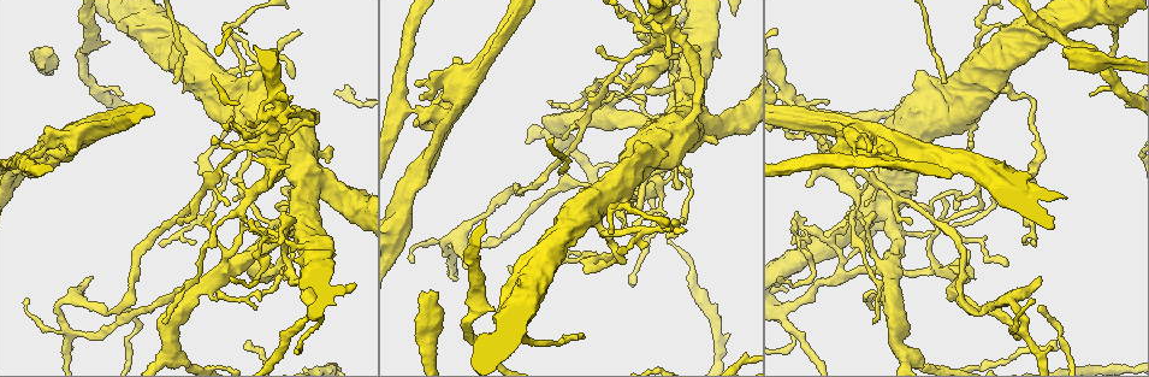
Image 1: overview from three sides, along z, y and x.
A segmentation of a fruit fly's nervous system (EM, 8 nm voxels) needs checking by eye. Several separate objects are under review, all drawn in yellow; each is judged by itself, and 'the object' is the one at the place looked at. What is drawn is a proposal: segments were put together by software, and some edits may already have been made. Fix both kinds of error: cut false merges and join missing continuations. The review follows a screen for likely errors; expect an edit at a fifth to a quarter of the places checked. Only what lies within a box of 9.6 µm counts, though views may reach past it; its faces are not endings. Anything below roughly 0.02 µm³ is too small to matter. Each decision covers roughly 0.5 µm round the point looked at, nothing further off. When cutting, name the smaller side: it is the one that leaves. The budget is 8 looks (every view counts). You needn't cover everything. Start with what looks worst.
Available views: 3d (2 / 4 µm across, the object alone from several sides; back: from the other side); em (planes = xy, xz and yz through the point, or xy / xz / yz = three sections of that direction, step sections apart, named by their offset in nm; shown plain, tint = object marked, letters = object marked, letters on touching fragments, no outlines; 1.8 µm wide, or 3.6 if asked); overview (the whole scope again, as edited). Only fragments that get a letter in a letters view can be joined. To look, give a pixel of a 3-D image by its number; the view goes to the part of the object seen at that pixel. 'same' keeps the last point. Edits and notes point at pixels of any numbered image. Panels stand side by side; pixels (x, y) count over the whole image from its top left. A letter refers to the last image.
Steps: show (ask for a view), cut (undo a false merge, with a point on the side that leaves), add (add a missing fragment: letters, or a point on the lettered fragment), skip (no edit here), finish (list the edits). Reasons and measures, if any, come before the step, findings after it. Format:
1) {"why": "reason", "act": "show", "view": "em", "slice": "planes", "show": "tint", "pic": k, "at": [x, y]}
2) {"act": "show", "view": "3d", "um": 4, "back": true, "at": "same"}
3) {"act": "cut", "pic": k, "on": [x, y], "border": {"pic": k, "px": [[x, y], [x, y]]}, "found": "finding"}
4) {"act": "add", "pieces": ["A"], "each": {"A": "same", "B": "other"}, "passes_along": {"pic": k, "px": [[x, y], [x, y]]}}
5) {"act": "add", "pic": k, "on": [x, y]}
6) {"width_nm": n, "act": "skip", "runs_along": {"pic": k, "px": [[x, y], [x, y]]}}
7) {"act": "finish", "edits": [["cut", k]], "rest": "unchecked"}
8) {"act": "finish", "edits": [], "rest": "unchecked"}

{"why": "an open end", "act": "show", "view": "em", "slice": "xz", "step": 8, "show": "letters", "pic": 1, "at": [424, 291]}

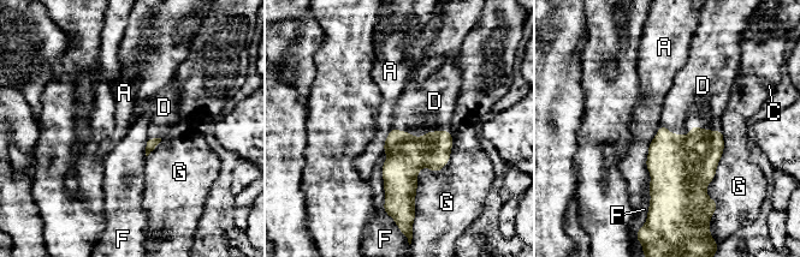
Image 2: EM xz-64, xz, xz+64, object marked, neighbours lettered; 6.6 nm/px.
{"act": "add", "pieces": ["D"], "each": {"A": "other", "C": "other", "D": "same", "F": "other", "G": "other"}, "passes_along": {"pic": 2, "px": [[681, 167], [673, 133], [685, 99]]}, "found": "it goes on there"}

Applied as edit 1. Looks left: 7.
{"act": "show", "view": "overview"}

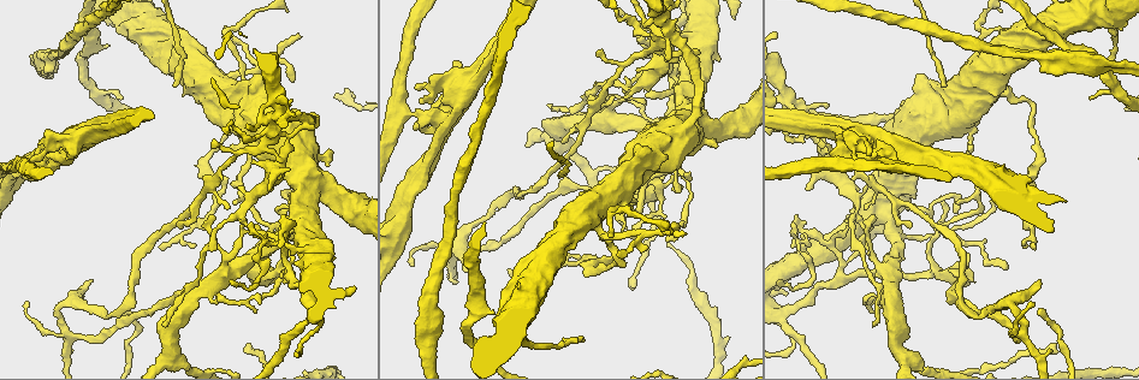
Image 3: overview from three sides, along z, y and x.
{"why": "side arm on a straight run", "act": "show", "view": "em", "slice": "xy", "step": 16, "show": "tint", "pic": 3, "at": [933, 165]}

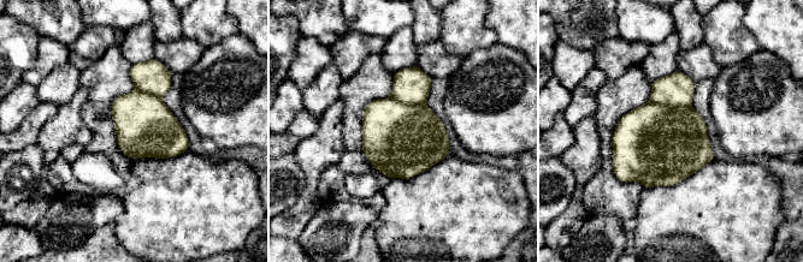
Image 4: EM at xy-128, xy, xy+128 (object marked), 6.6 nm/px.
{"act": "show", "view": "em", "slice": "planes", "show": "letters", "at": "same"}

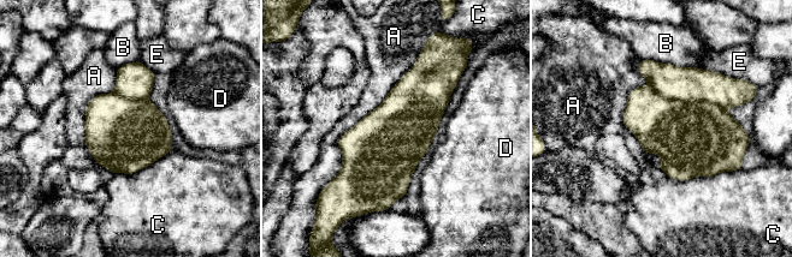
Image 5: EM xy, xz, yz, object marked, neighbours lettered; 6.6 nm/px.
{"width_nm": 480, "act": "cut", "pic": 5, "on": [690, 84], "each": {"A": "other", "B": "other", "C": "other", "D": "other", "E": "other"}, "found": "a second neuron is stuck on"}

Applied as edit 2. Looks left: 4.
{"act": "show", "view": "overview"}

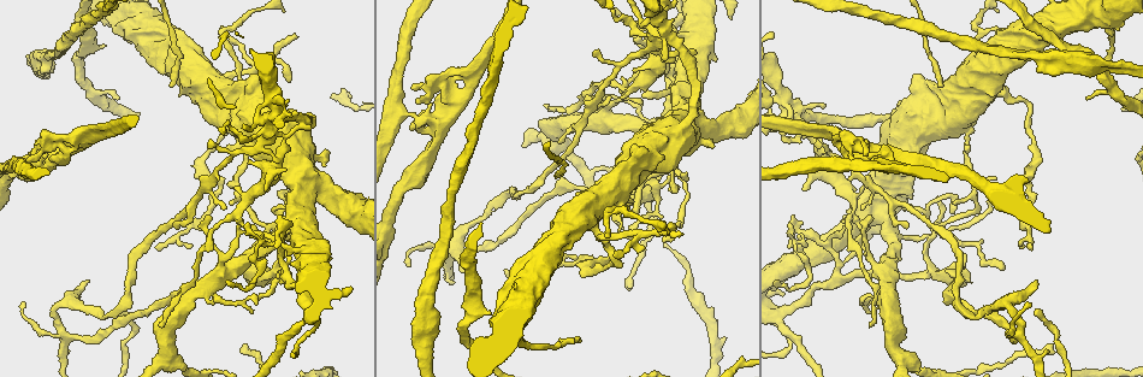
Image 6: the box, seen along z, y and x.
{"why": "thick turns thin", "act": "show", "view": "3d", "um": 4, "pic": 6, "at": [952, 125]}

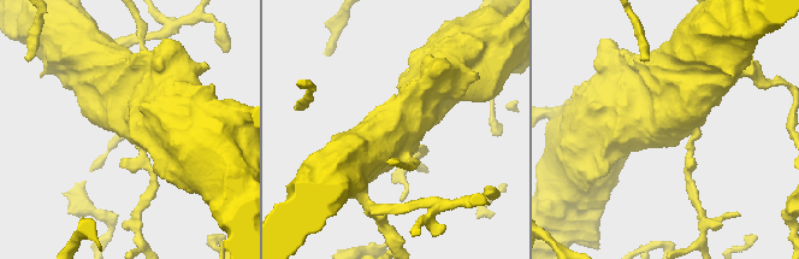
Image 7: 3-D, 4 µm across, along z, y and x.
{"why": "now the EM", "act": "show", "view": "em", "um": 3.6, "slice": "planes", "show": "plain", "pic": 7, "at": [666, 124]}

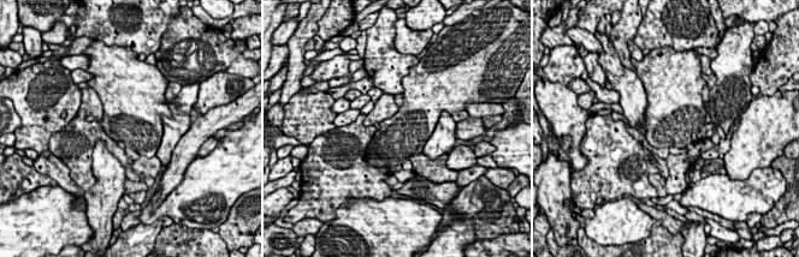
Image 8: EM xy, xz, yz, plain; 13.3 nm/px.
{"act": "show", "view": "em", "um": 3.6, "slice": "planes", "show": "letters", "at": "same"}

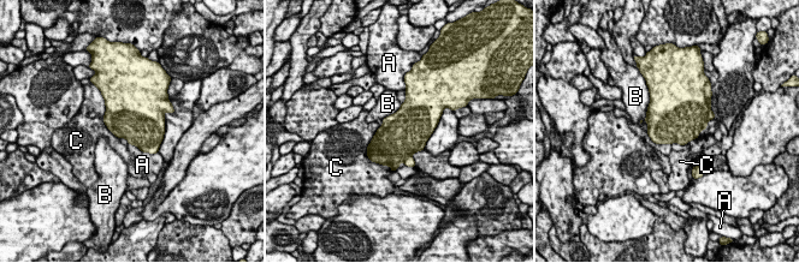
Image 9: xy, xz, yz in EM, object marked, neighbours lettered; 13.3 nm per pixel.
{"width_nm": 600, "act": "cut", "pic": 9, "on": [409, 161], "each": {"A": "other", "B": "other", "C": "other"}, "border": {"pic": 9, "px": [[412, 155], [404, 161]]}, "found": "two neurons meet here"}

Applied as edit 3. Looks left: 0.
{"act": "finish", "edits": [["add", 2], ["cut", 5], ["cut", 9]], "rest": "unchecked"}

